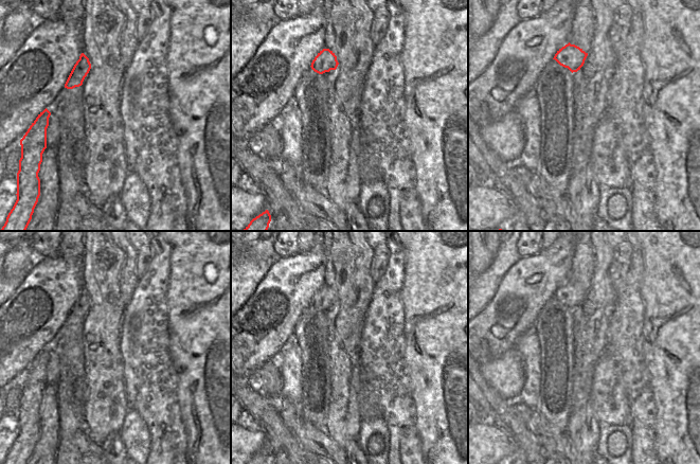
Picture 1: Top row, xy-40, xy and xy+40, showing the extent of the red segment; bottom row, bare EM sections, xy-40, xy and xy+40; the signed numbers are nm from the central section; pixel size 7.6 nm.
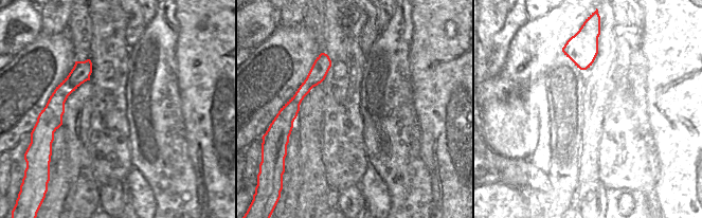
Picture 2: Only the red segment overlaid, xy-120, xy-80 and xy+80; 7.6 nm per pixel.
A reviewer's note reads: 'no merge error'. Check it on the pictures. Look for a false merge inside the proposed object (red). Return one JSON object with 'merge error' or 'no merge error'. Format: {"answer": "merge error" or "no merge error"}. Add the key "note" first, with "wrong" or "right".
{"note": "wrong", "answer": "merge error"}

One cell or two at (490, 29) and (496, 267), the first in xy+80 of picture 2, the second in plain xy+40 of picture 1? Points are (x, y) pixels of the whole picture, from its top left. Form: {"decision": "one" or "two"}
{"decision": "two"}

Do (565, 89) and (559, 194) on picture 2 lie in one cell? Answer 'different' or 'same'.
same

